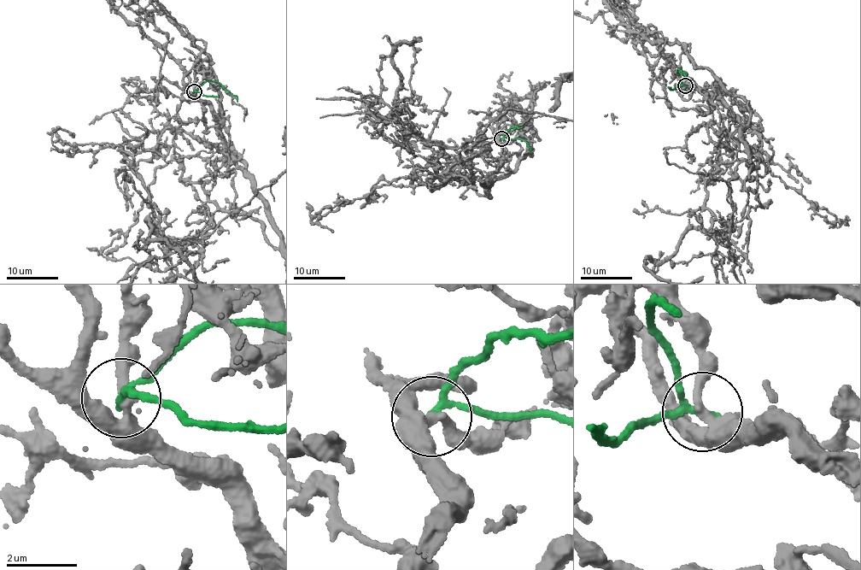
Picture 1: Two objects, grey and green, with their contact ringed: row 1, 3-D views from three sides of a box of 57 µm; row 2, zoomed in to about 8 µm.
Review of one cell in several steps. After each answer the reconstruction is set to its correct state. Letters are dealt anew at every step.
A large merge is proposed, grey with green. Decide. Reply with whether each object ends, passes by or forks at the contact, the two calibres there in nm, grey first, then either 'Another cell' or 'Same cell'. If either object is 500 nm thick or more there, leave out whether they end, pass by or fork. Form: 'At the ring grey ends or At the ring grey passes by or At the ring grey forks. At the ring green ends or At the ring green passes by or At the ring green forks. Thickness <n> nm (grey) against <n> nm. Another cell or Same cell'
At the ring grey forks. At the ring green passes by. Thickness 280 nm (grey) against 170 nm. Another cell

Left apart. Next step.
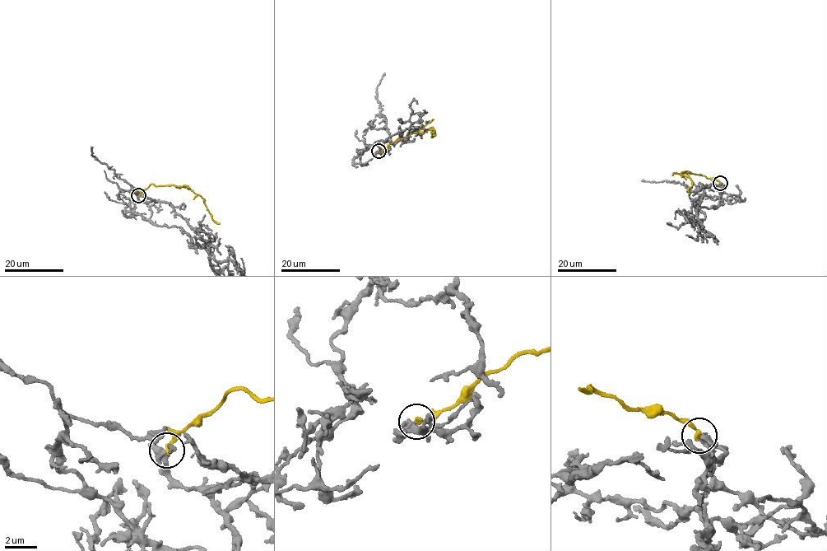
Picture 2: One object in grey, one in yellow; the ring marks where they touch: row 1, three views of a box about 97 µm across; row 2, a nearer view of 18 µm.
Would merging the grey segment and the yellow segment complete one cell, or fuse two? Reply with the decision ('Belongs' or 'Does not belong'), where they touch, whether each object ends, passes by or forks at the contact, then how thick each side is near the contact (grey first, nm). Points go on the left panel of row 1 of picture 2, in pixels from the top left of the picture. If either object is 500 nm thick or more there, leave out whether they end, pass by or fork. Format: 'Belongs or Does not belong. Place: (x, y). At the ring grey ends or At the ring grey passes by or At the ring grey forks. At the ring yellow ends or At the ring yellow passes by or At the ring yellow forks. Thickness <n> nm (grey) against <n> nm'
Does not belong. Place: (138, 195). At the ring grey passes by. At the ring yellow ends. Thickness 360 nm (grey) against 280 nm

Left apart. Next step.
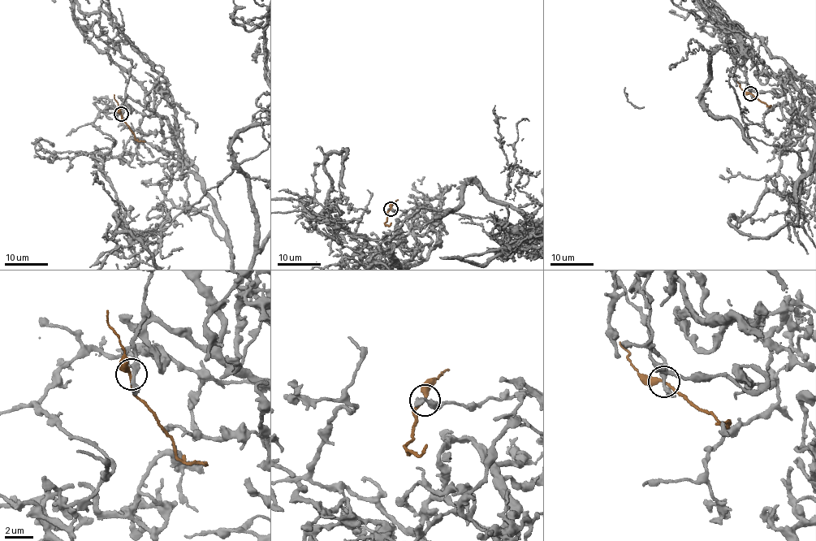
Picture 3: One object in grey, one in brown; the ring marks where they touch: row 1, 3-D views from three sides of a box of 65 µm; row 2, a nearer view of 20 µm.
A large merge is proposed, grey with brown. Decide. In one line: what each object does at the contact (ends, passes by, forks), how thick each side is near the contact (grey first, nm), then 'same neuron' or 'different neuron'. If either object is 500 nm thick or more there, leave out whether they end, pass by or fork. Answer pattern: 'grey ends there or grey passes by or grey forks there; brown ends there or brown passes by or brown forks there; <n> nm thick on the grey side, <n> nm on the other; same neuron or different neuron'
grey passes by; brown passes by; 340 nm thick on the grey side, 240 nm on the other; different neuron

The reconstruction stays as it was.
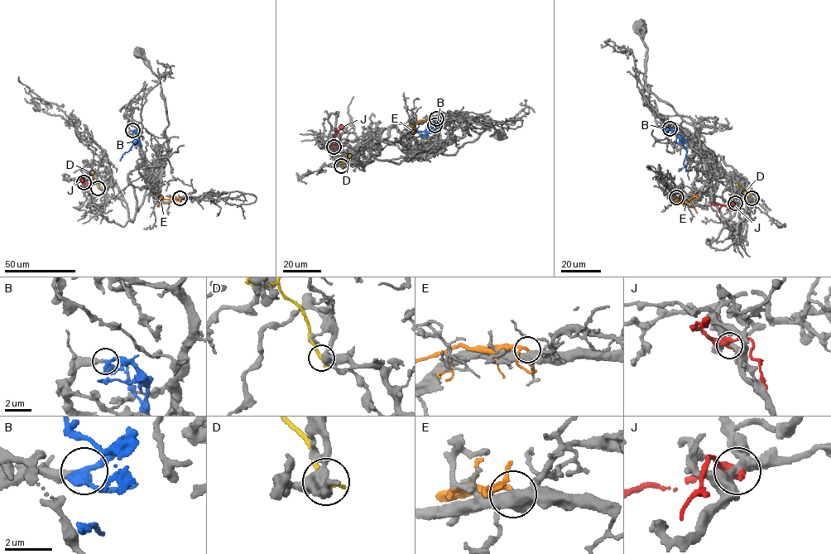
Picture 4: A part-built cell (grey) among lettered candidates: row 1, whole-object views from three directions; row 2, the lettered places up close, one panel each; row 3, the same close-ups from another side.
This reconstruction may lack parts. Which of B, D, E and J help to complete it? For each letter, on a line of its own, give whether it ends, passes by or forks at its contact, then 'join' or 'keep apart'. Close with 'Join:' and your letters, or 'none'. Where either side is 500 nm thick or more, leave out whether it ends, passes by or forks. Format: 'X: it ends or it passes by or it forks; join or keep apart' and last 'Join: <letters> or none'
B: it passes by; join
D: it passes by; keep apart
E: it passes by; keep apart
J: it passes by; keep apart
Join: B

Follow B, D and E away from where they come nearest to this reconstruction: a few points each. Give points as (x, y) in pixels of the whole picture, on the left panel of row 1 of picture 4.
B: (132, 130), (137, 132), (136, 142), (120, 161)
D: (98, 188), (92, 172)
E: (180, 198), (165, 199), (160, 196), (159, 207)

